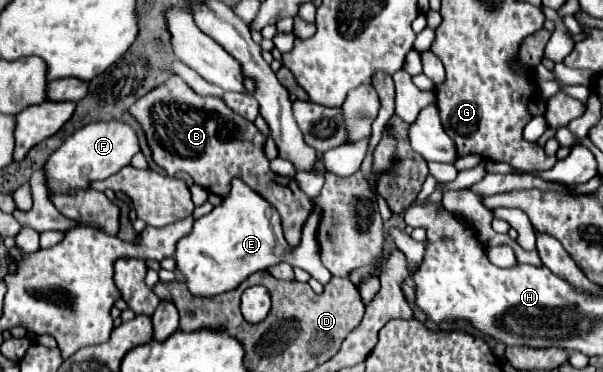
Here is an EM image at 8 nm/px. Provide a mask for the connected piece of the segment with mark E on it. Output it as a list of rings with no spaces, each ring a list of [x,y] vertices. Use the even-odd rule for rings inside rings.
[[[238,178],[232,180],[228,196],[224,196],[210,214],[196,220],[192,232],[178,242],[174,258],[178,264],[178,272],[186,278],[186,284],[190,286],[190,292],[194,292],[194,296],[216,296],[218,292],[236,288],[256,270],[268,270],[270,266],[276,266],[280,262],[300,266],[324,286],[332,278],[332,274],[320,262],[318,242],[308,238],[298,246],[290,246],[284,238],[278,210],[274,210],[268,200],[264,200],[258,192],[254,192],[246,182]]]

